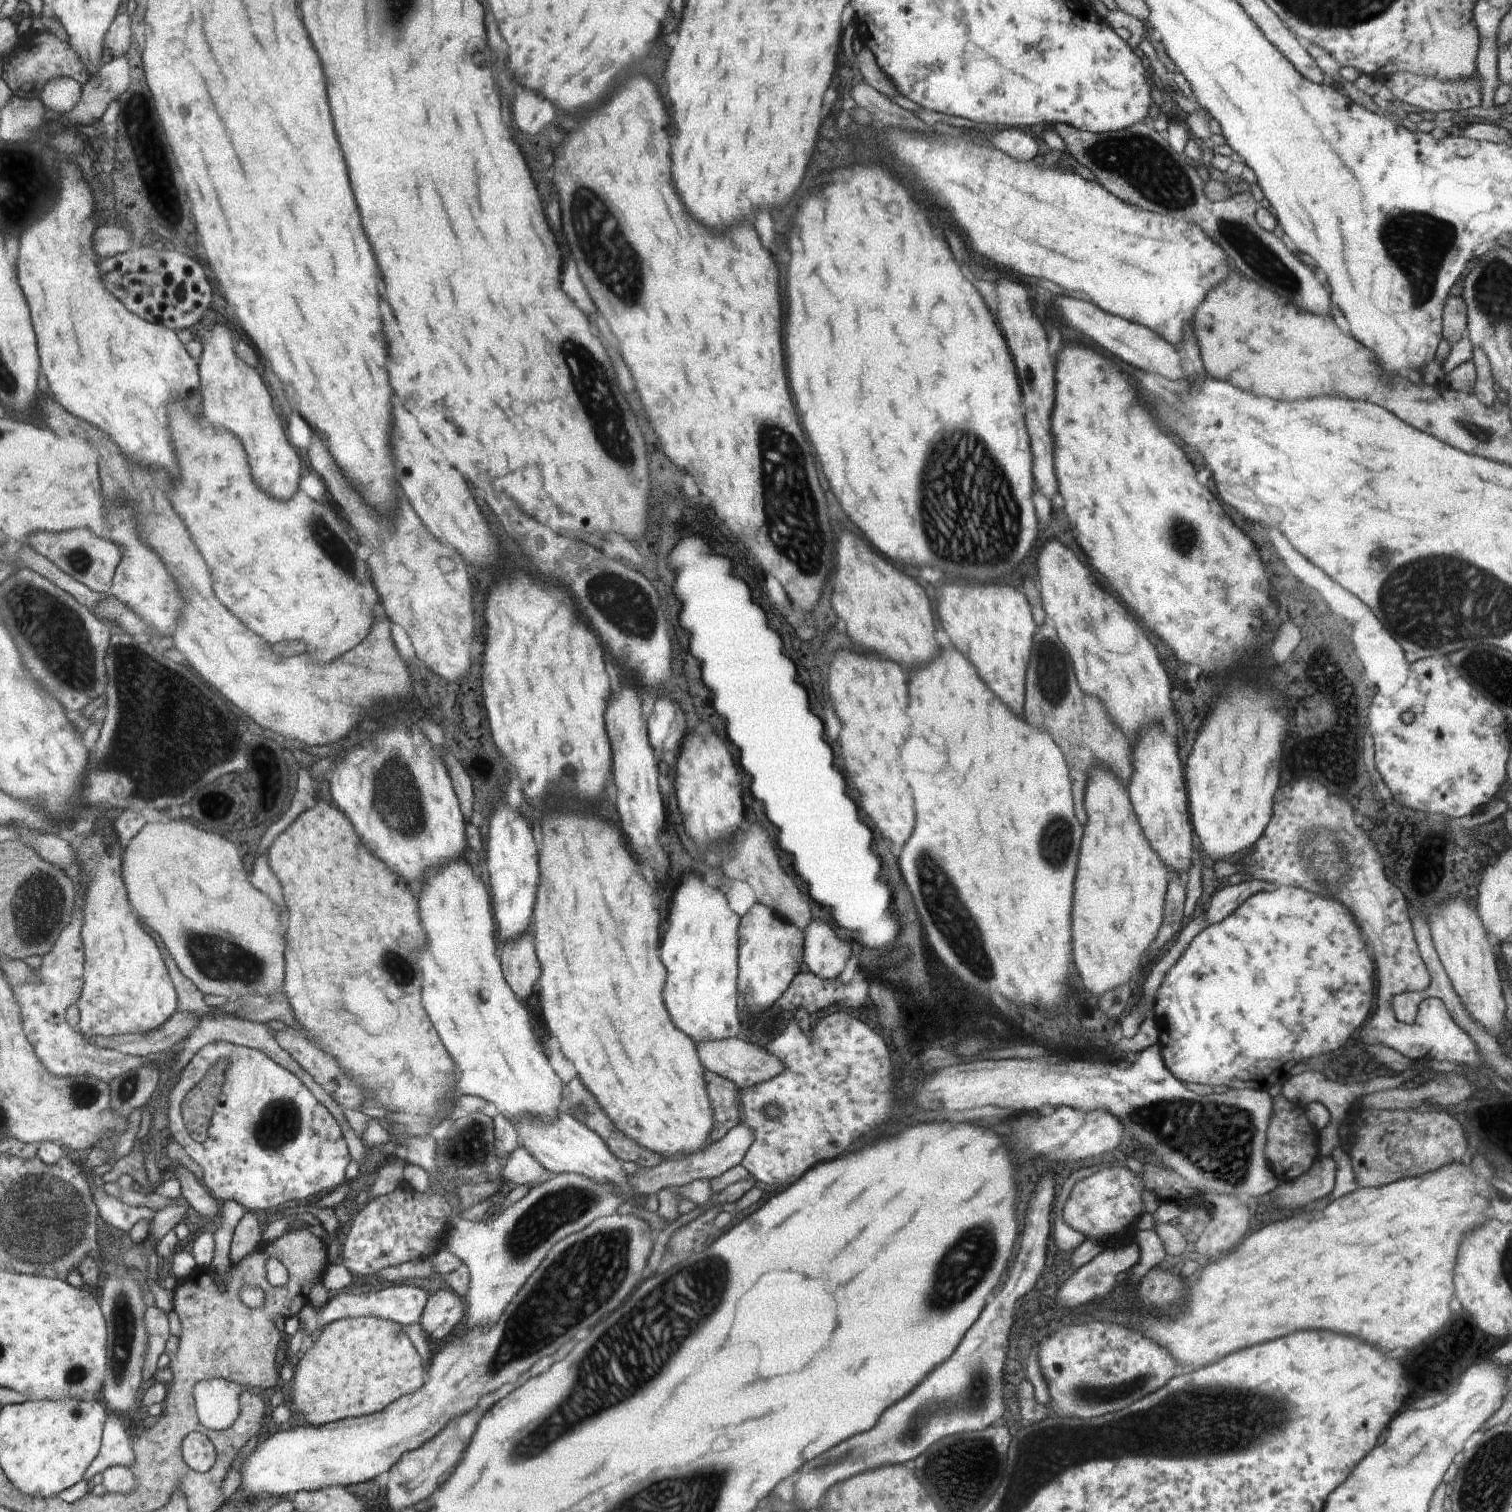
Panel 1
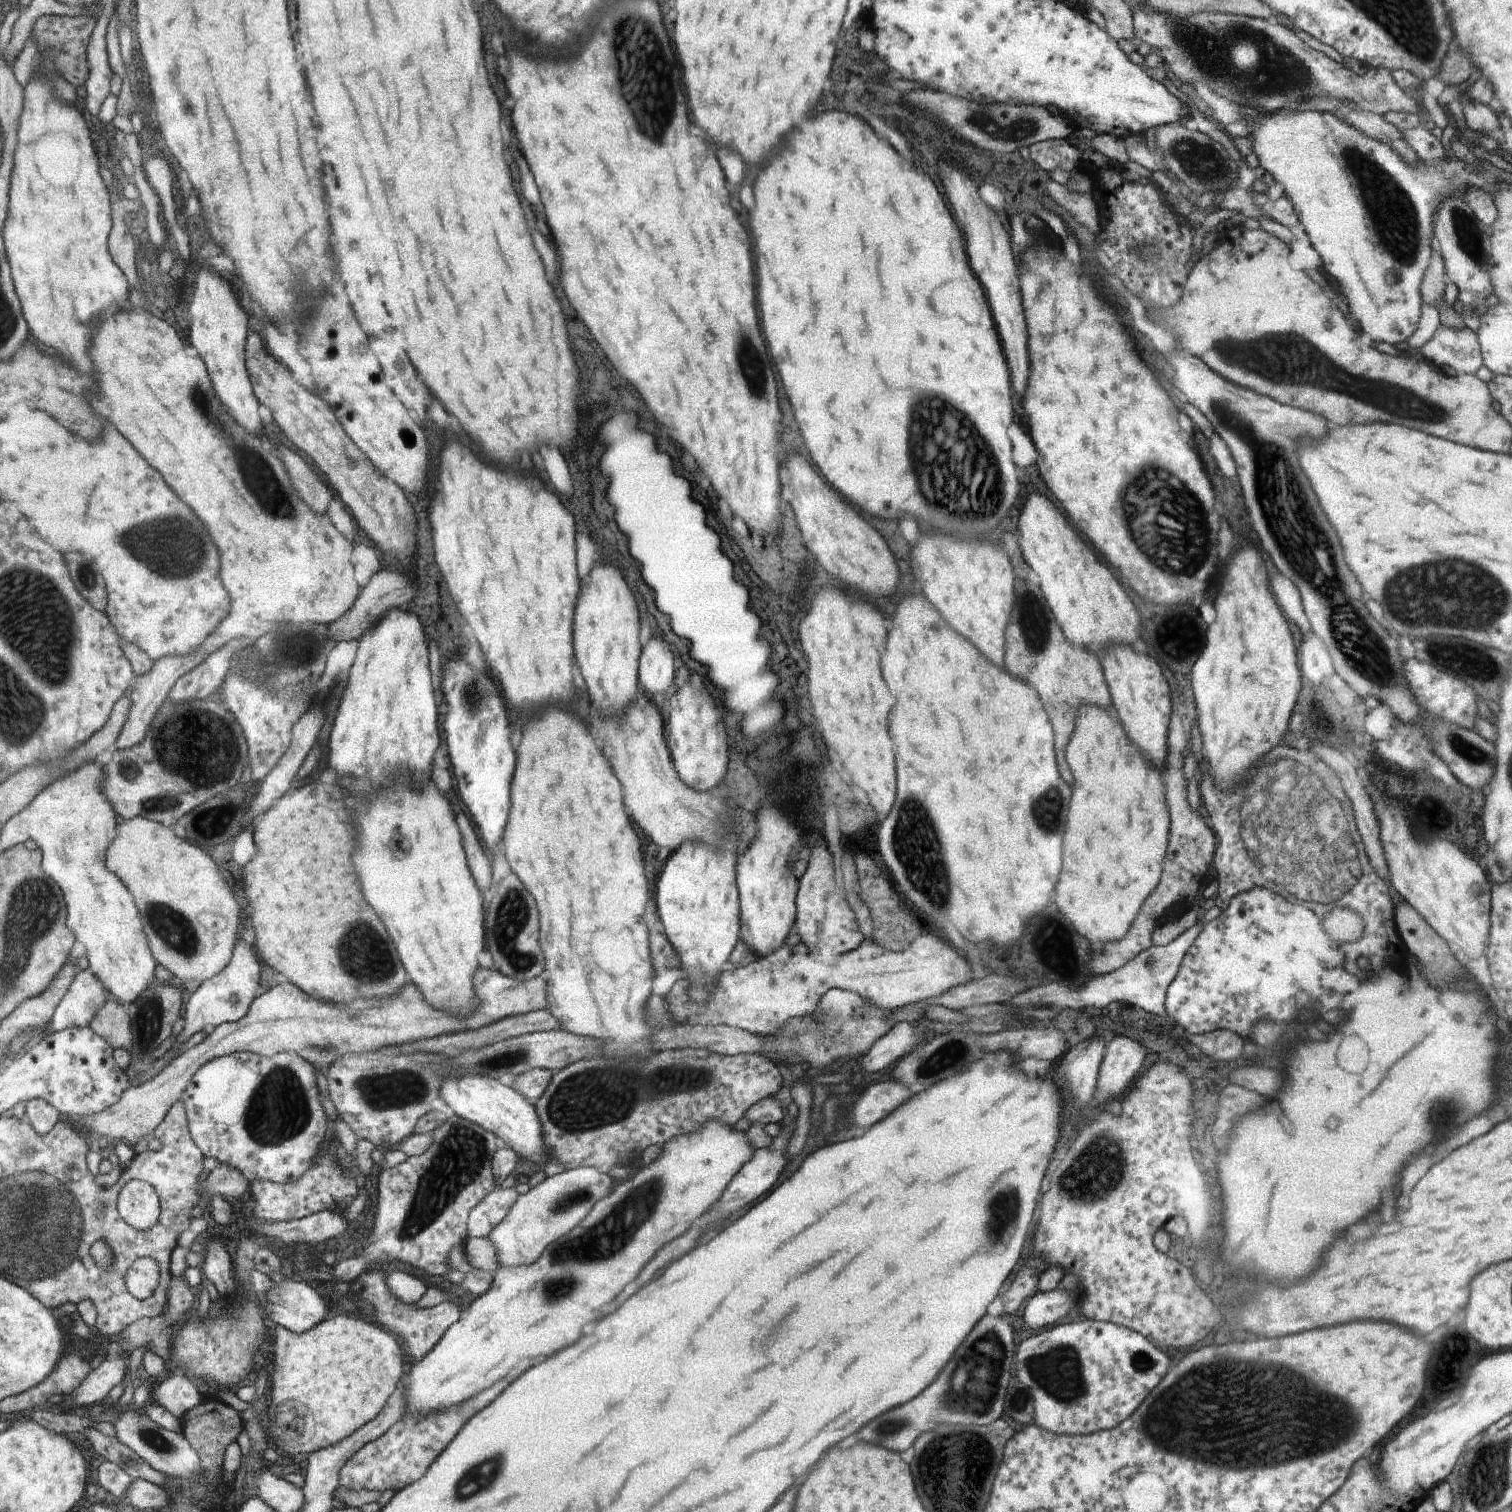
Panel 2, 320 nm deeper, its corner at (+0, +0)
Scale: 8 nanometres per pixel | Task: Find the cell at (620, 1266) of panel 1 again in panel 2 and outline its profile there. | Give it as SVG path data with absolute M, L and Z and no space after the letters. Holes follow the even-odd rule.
M710 1119L694 1132L679 1134L668 1141L654 1162L637 1170L632 1178L617 1182L609 1196L598 1201L580 1225L549 1244L535 1263L500 1265L488 1292L468 1306L466 1314L428 1356L413 1364L404 1382L406 1413L425 1415L448 1405L461 1405L506 1376L520 1359L553 1356L580 1341L582 1326L588 1322L595 1325L603 1316L602 1306L612 1302L626 1284L638 1278L660 1248L688 1232L698 1217L715 1206L736 1174L752 1160L754 1152L747 1132Z

